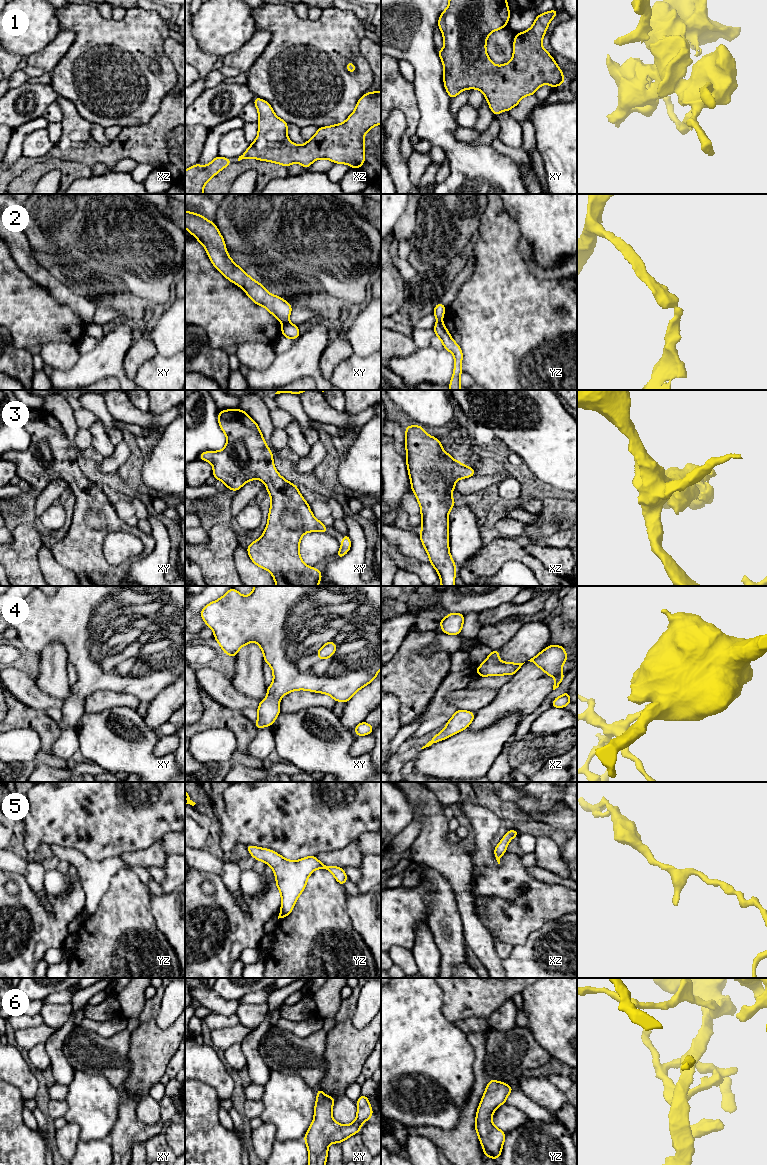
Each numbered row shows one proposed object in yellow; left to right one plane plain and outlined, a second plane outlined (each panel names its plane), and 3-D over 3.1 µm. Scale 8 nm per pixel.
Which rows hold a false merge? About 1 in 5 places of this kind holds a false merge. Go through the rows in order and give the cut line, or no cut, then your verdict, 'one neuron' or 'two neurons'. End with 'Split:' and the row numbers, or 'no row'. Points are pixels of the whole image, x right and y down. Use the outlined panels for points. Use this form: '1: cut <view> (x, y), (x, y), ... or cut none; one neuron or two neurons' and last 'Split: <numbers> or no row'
1: cut none; one neuron
2: cut xy (288, 321), (283, 324); two neurons
3: cut none; one neuron
4: cut none; one neuron
5: cut none; one neuron
6: cut none; one neuron
Split: 2

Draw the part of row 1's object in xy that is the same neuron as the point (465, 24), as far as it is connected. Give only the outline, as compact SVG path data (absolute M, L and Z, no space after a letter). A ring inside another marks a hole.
M449 0L437 24L444 40L444 48L437 52L444 67L444 86L451 99L463 90L479 89L497 116L517 106L525 96L535 95L543 84L555 88L565 82L562 70L542 46L548 25L558 14L556 9L538 15L530 29L515 35L510 62L497 66L491 61L486 52L488 36L507 27L510 14L507 0Z

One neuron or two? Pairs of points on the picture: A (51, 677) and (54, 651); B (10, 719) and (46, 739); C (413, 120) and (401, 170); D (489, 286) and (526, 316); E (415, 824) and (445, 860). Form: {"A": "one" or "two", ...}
{"A": "one", "B": "one", "C": "two", "D": "one", "E": "two"}

